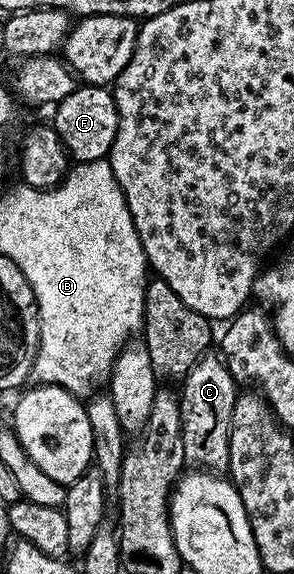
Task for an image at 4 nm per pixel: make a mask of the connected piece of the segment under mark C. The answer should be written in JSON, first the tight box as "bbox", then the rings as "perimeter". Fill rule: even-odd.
{"bbox":[178,355,240,470],"perimeter":[[[203,355],[180,380],[182,384],[182,401],[178,404],[178,416],[182,419],[180,452],[189,463],[190,460],[194,463],[191,465],[199,469],[226,470],[230,466],[230,419],[234,404],[240,395],[240,388],[234,375],[226,369],[221,359],[217,355],[210,355]]]}

